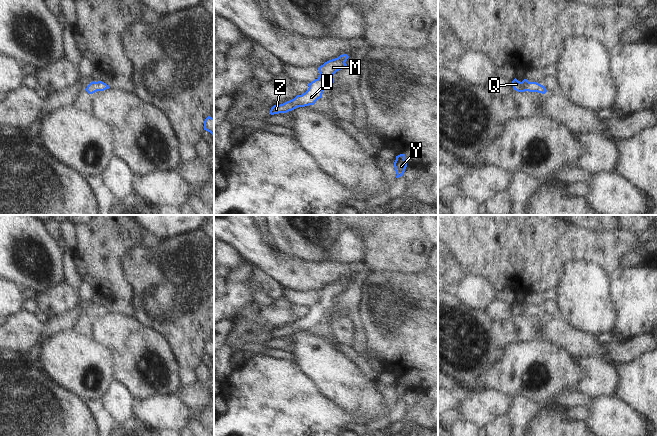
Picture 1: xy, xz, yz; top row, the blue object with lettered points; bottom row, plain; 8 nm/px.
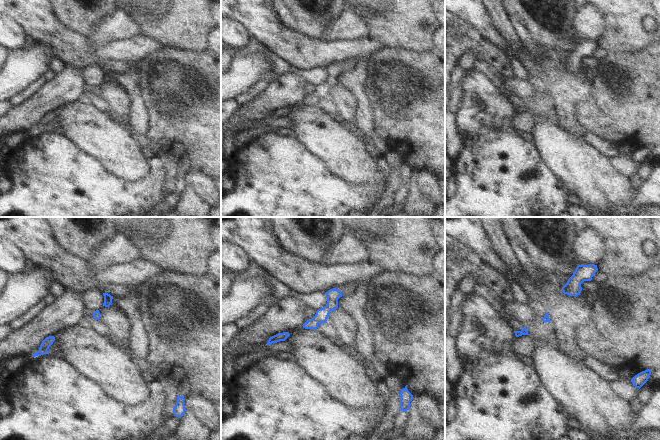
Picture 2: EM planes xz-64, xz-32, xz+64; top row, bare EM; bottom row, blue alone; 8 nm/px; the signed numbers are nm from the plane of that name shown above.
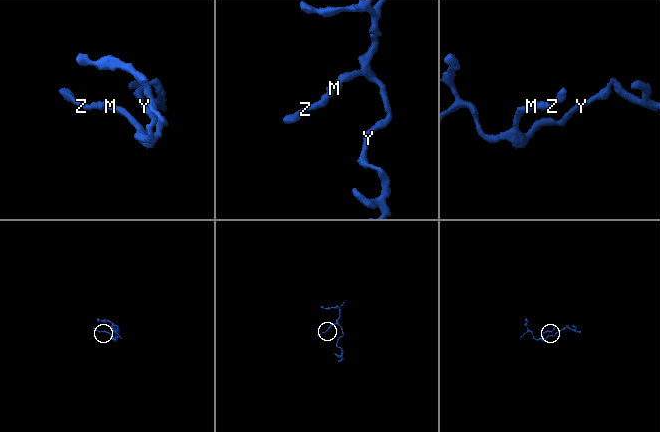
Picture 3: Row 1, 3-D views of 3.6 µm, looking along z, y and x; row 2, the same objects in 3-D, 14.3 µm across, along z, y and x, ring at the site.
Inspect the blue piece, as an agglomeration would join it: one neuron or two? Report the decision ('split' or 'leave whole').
leave whole

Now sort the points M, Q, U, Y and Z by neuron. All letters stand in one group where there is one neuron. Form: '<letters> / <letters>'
M Q U Y Z

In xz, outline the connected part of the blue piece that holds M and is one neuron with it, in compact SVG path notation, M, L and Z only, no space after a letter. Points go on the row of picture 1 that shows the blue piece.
M343 54L338 58L325 62L318 68L319 77L308 84L309 88L305 93L297 95L294 99L283 104L274 105L270 110L270 114L287 113L298 107L314 105L318 99L322 98L325 88L334 83L334 74L347 66L345 62L348 58L347 54Z

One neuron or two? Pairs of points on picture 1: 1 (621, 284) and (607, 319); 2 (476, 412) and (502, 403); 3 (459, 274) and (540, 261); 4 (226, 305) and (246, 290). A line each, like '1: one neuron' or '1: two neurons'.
1: two neurons
2: one neuron
3: two neurons
4: one neuron

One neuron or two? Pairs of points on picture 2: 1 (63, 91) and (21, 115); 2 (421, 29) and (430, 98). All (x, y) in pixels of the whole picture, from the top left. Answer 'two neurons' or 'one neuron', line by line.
1: one neuron
2: two neurons

